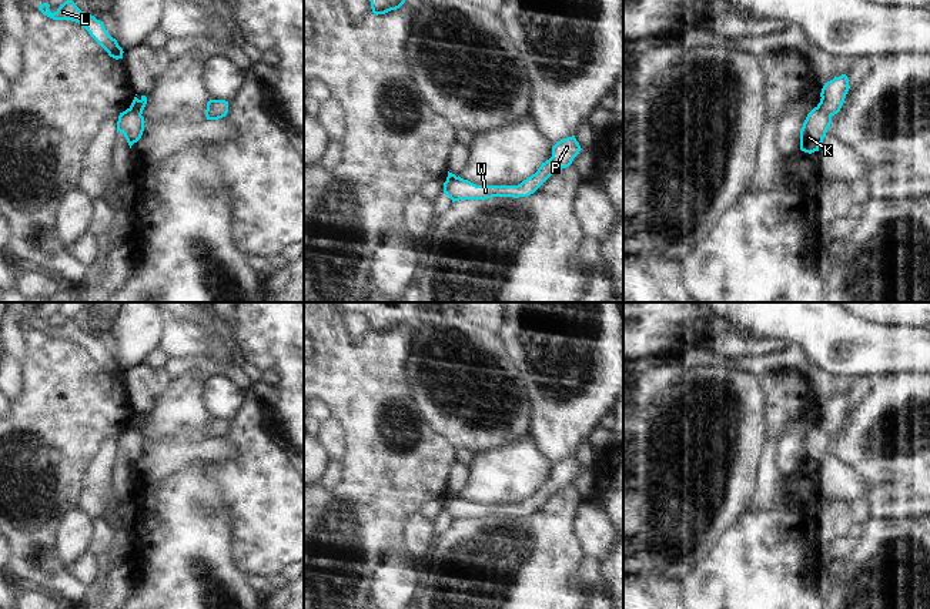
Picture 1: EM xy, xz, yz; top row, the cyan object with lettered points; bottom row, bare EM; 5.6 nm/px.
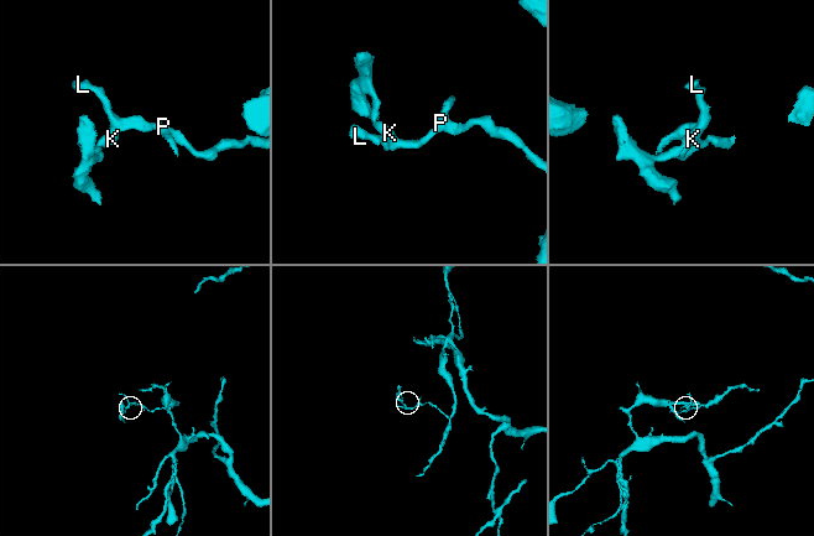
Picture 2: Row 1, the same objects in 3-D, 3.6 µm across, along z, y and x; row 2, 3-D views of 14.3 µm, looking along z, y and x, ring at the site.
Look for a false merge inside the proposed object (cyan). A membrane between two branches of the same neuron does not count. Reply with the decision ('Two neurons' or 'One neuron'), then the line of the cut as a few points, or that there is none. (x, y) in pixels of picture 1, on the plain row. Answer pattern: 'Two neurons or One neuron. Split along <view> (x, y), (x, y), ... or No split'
Two neurons. Split along yz (818, 425), (830, 437).

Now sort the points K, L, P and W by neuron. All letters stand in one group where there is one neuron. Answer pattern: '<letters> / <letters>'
K / L P W

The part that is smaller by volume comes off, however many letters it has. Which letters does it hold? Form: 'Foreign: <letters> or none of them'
Foreign: K

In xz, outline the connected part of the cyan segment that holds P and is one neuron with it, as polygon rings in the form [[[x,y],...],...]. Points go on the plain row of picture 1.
[[[572,455],[558,461],[552,466],[552,476],[542,482],[535,493],[518,505],[476,505],[458,495],[444,502],[444,513],[446,513],[452,522],[492,516],[528,516],[533,513],[552,493],[569,486],[581,469],[579,462],[575,455]]]

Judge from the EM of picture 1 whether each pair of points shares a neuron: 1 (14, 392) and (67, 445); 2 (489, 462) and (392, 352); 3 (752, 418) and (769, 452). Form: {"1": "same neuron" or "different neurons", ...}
{"1": "different neurons", "2": "different neurons", "3": "different neurons"}

